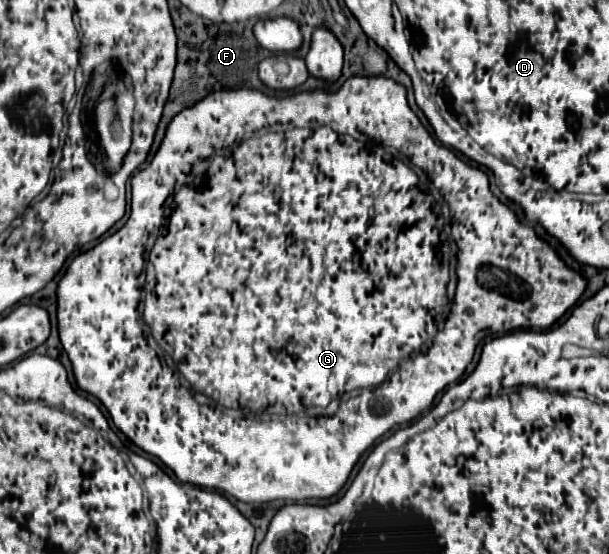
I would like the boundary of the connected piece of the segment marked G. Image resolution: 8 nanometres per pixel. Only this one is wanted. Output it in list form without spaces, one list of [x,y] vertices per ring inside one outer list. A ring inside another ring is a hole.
[[[352,75],[340,85],[336,91],[324,91],[322,87],[318,89],[308,89],[308,91],[298,91],[298,93],[288,93],[288,95],[266,95],[260,89],[232,89],[232,91],[212,91],[192,107],[182,109],[178,115],[172,117],[166,137],[156,151],[152,163],[146,168],[138,170],[132,176],[132,196],[131,211],[128,221],[124,223],[122,229],[100,241],[94,249],[88,249],[72,259],[68,265],[66,273],[58,281],[56,289],[56,317],[58,317],[58,335],[64,351],[68,353],[68,359],[72,363],[74,379],[78,389],[94,395],[110,413],[114,425],[142,451],[158,457],[166,467],[174,471],[174,475],[182,483],[192,483],[198,487],[212,487],[216,491],[222,491],[226,495],[232,495],[238,501],[244,503],[266,503],[266,501],[276,501],[276,499],[290,499],[290,501],[304,501],[304,499],[330,499],[334,497],[346,483],[352,467],[356,465],[358,457],[374,445],[382,435],[386,435],[392,427],[408,423],[416,419],[424,409],[428,409],[434,401],[434,397],[454,383],[458,379],[466,365],[472,361],[476,345],[480,341],[480,335],[486,331],[506,335],[510,331],[544,329],[554,325],[570,307],[576,305],[576,301],[582,297],[582,293],[588,287],[588,279],[568,267],[560,255],[544,241],[538,237],[534,227],[522,225],[518,221],[518,215],[504,205],[498,197],[492,195],[490,185],[488,185],[488,175],[472,167],[464,161],[460,161],[450,149],[436,145],[436,141],[430,137],[430,133],[424,129],[416,113],[408,107],[406,101],[406,89],[404,85],[396,83],[394,79],[382,77],[382,75]],[[330,123],[352,123],[356,125],[362,133],[366,135],[360,137],[350,137],[350,135],[340,135],[336,133]],[[284,125],[320,125],[320,127],[284,127]],[[396,149],[404,151],[410,155],[410,161],[418,167],[422,167],[432,183],[440,187],[444,199],[450,205],[452,211],[452,235],[456,237],[458,243],[458,261],[456,261],[456,274],[452,270],[452,254],[449,260],[450,275],[448,282],[448,245],[440,235],[436,235],[438,227],[428,227],[428,223],[420,223],[416,219],[416,207],[420,207],[420,197],[426,197],[426,191],[422,191],[422,183],[418,181],[416,171],[412,169],[410,161],[400,161],[398,157],[392,159],[392,155],[404,155]],[[210,157],[210,167],[206,171],[206,179],[200,185],[184,183],[186,177],[184,173],[190,171],[192,163],[196,159],[206,159]],[[284,187],[306,187],[310,191],[308,199],[284,199],[284,195],[296,195],[296,191],[284,191]],[[162,223],[162,231],[154,233],[154,245],[148,255],[148,267],[144,271],[146,281],[144,281],[144,313],[142,321],[150,327],[152,333],[160,333],[162,329],[162,289],[164,289],[164,301],[168,301],[168,315],[172,317],[170,321],[164,319],[164,339],[158,339],[158,345],[162,347],[164,353],[168,353],[174,363],[176,371],[194,387],[194,391],[206,395],[210,399],[208,405],[196,403],[196,399],[190,395],[188,389],[184,389],[178,381],[178,375],[174,369],[168,369],[168,365],[156,357],[156,353],[148,347],[146,337],[140,329],[140,317],[138,317],[138,303],[140,303],[140,283],[138,275],[144,267],[144,245],[146,245],[146,235],[154,229],[158,229]],[[446,303],[449,310],[454,307],[446,319],[444,331],[438,333],[438,325],[444,319],[446,313]],[[358,391],[350,401],[340,401],[340,407],[336,415],[328,417],[324,411],[330,405],[330,401],[342,397],[344,393]]]

